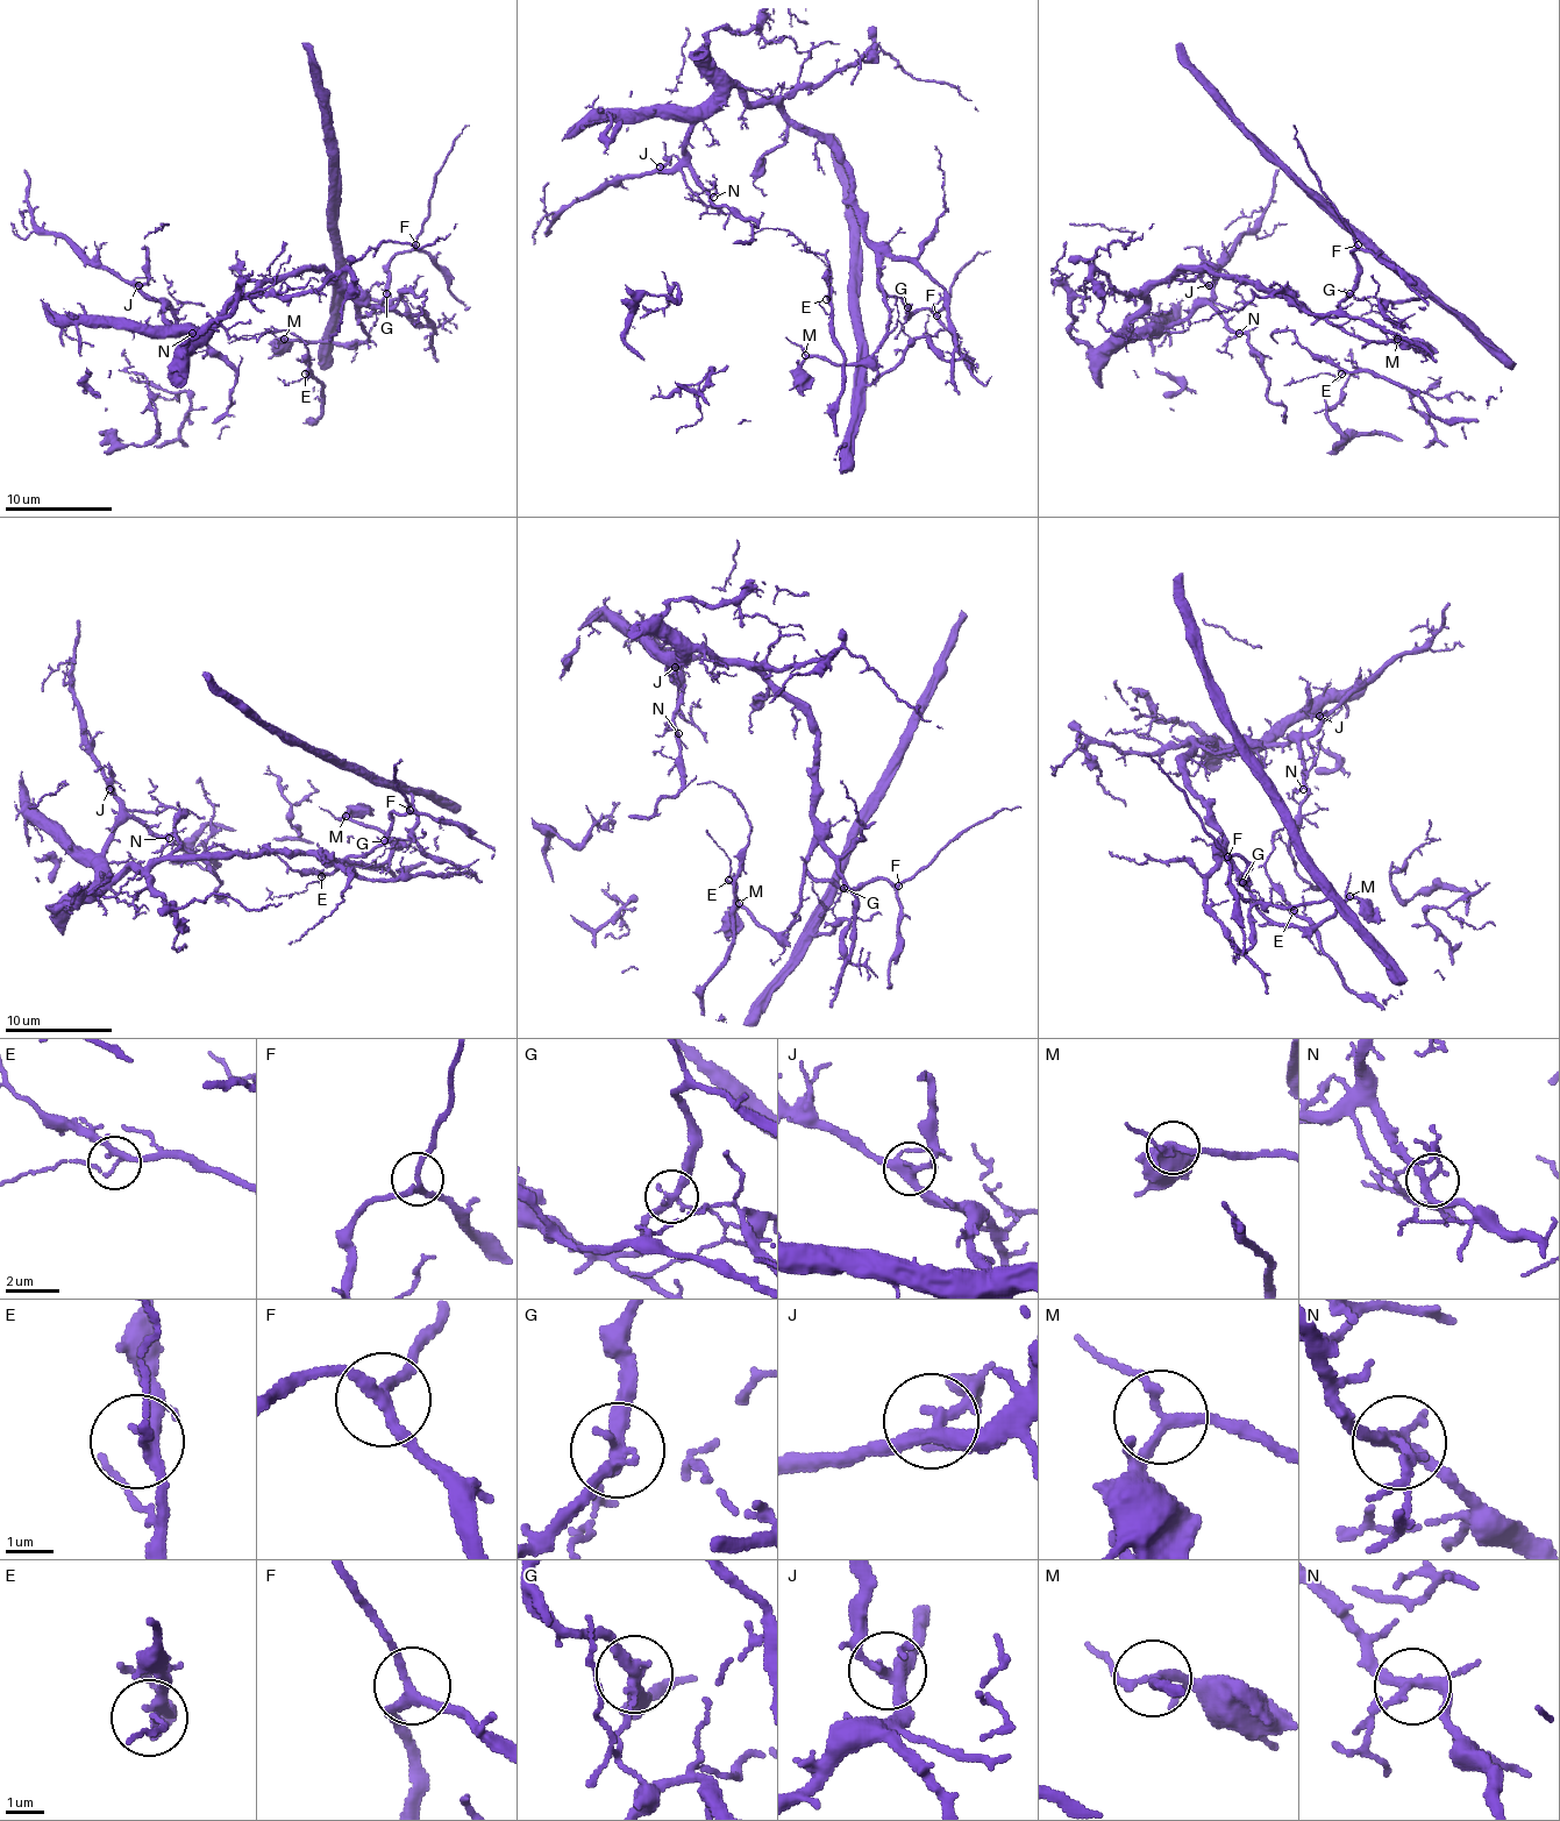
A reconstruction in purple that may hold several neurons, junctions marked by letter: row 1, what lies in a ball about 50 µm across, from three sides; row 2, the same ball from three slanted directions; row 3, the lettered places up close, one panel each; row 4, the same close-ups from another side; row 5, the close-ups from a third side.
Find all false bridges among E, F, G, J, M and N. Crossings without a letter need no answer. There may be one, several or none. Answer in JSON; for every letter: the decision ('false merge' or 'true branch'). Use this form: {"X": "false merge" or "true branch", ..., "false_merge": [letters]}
{"E": "true branch", "F": "true branch", "G": "false merge", "J": "true branch", "M": "true branch", "N": "true branch", "false_merge": ["G"]}

